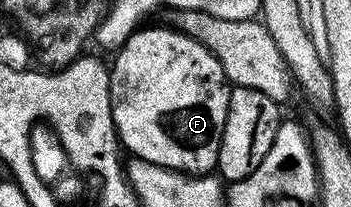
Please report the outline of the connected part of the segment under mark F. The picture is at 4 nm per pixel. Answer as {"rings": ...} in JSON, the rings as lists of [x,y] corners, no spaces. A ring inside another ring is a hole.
{"rings":[[[170,25],[163,26],[147,26],[138,28],[132,32],[125,40],[125,44],[118,47],[114,51],[115,63],[110,63],[111,71],[111,106],[112,120],[115,122],[115,133],[118,141],[121,143],[122,149],[128,155],[145,160],[154,166],[160,166],[166,170],[179,170],[182,174],[206,174],[214,171],[219,164],[219,145],[221,144],[221,136],[223,135],[223,125],[225,124],[225,116],[227,115],[227,105],[229,104],[229,96],[231,91],[225,72],[221,68],[221,64],[217,60],[217,56],[213,56],[213,52],[209,52],[197,40],[193,40],[188,34],[181,33],[180,30],[172,28]]]}

